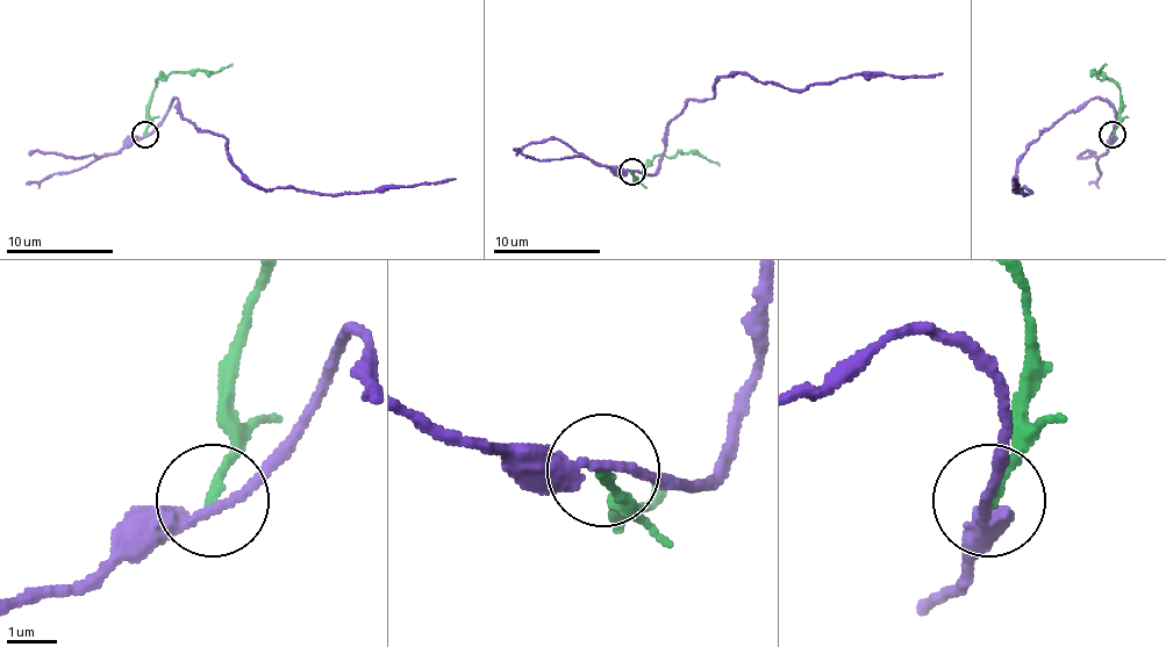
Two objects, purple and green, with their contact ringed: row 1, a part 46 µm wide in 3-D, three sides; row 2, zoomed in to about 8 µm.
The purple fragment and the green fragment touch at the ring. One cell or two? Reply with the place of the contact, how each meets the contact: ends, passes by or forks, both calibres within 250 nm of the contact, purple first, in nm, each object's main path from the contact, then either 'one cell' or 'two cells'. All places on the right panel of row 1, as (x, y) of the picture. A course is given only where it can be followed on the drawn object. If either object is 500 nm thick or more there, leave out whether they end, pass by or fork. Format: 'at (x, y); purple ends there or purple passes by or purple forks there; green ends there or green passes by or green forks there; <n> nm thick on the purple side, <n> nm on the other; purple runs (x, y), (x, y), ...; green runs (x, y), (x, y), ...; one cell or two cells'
at (1111, 135); purple passes by; green ends there; 220 nm thick on the purple side, 190 nm on the other; purple runs (1113, 135), (1115, 110), (1091, 98), (1039, 133), (1018, 165), (1013, 184), (1029, 192), (1016, 192), (1013, 178); green runs (1113, 135), (1118, 122), (1121, 90), (1094, 71), (1104, 63); two cells

